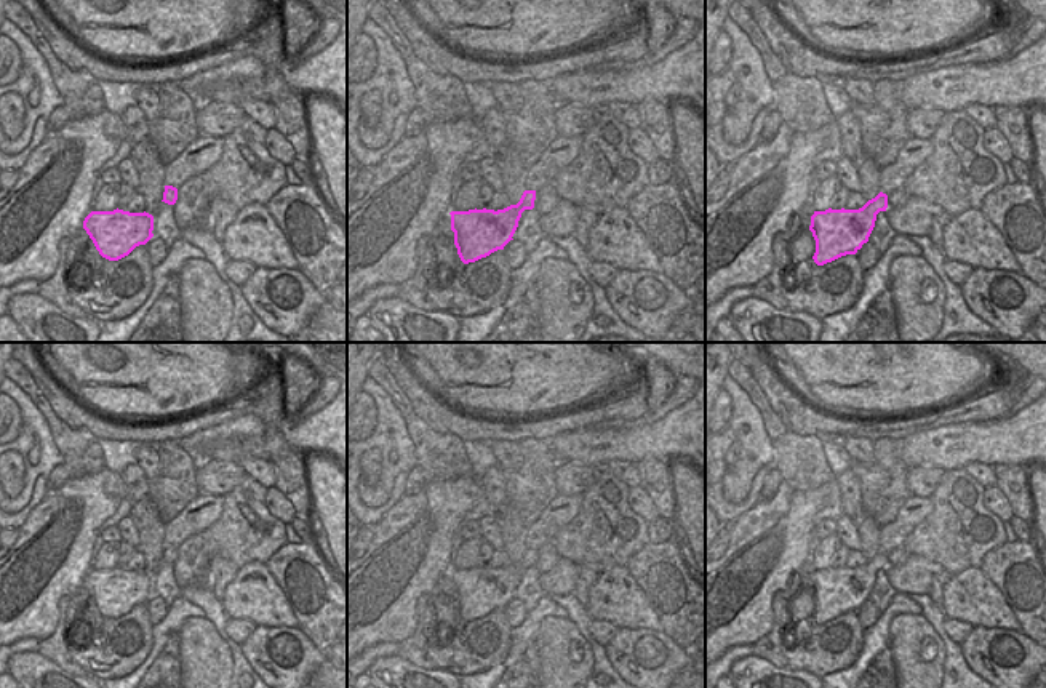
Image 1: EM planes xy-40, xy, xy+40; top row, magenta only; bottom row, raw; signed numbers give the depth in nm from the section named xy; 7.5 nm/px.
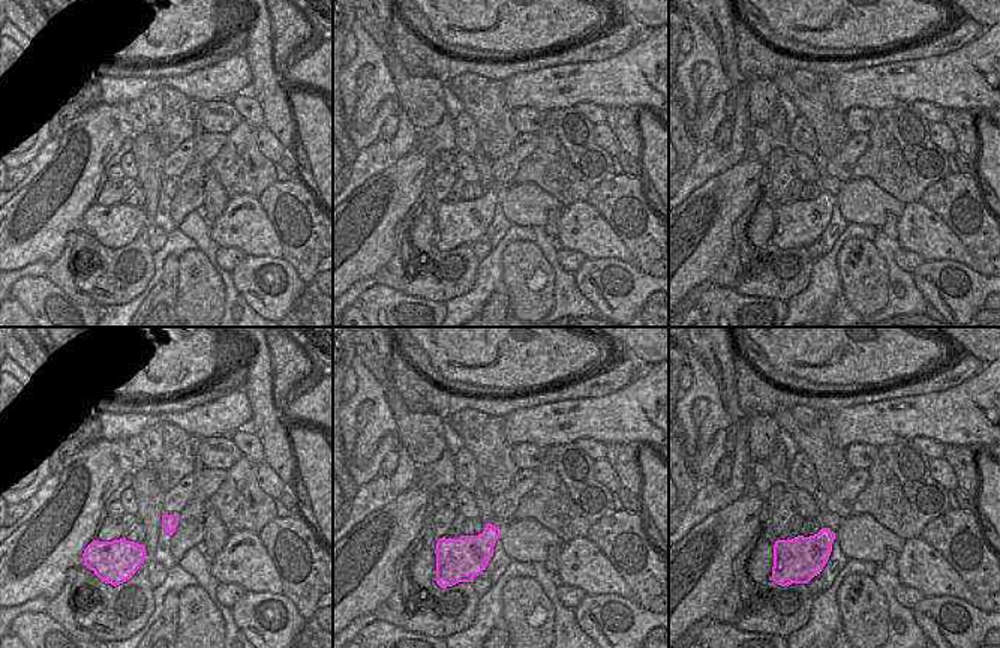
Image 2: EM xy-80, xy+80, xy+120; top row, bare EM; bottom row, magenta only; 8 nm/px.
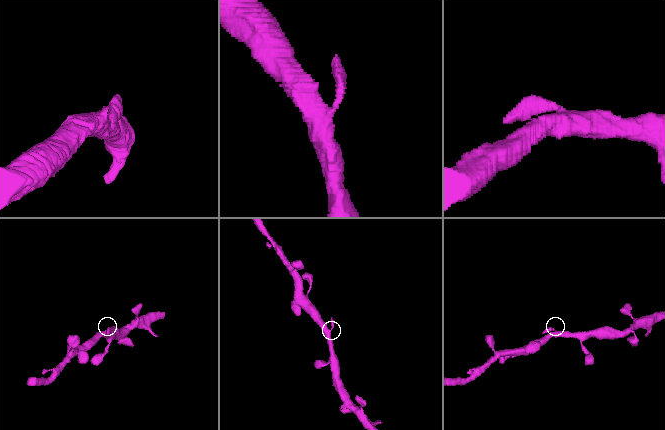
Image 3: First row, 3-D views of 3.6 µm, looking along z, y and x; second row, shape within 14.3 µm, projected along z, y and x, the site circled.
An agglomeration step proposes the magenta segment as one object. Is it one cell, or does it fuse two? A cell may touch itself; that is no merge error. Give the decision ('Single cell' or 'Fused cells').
Single cell.

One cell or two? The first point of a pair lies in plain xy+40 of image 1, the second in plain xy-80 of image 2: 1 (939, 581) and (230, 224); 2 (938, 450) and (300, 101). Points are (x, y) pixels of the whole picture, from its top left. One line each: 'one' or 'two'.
1: two
2: two

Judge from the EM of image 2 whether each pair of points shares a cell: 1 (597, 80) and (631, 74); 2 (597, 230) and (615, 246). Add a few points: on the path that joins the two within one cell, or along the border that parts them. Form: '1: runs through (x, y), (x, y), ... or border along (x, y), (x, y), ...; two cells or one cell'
1: runs through (606, 80), (622, 80); one cell
2: runs through (601, 234), (610, 243); one cell

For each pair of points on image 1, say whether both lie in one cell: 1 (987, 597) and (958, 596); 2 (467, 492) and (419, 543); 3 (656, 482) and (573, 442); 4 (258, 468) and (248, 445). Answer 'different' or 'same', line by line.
1: same
2: same
3: different
4: different

